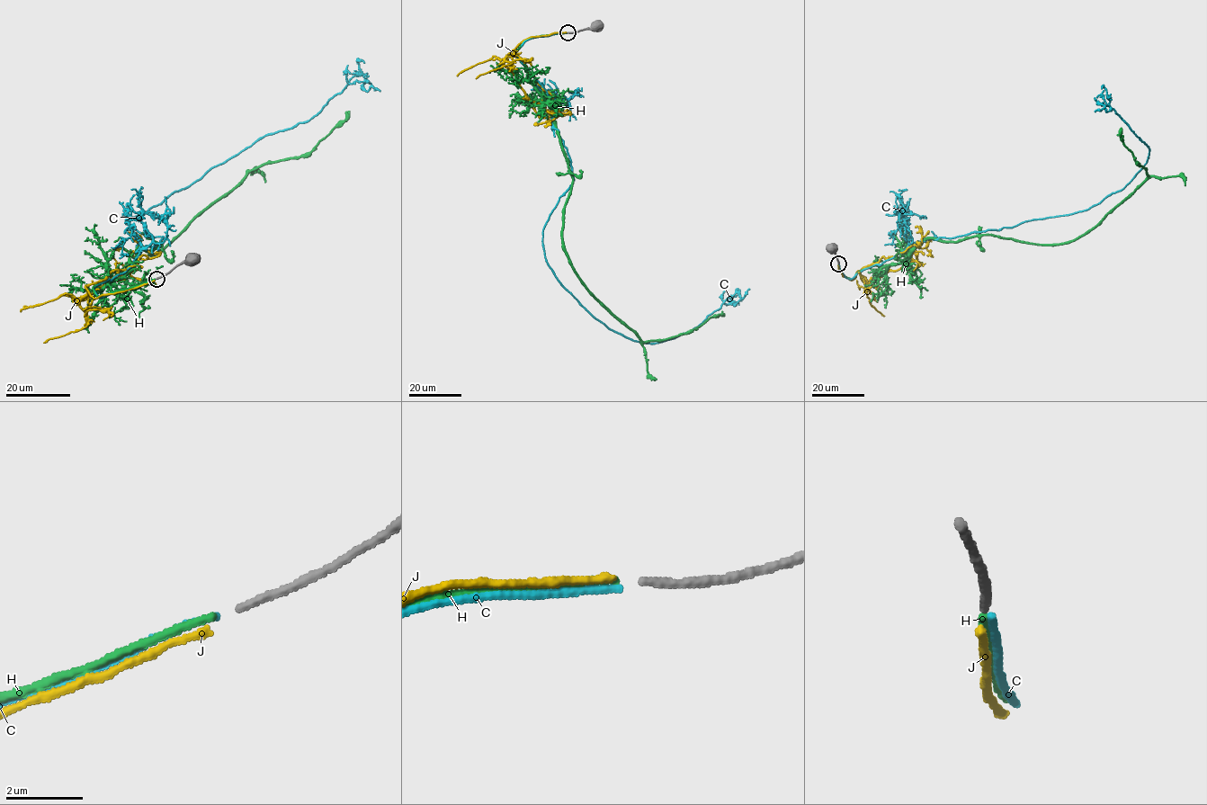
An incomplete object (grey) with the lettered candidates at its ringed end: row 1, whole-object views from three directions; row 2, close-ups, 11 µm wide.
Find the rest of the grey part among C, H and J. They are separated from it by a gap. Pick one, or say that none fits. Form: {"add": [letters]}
{"add": ["H"]}

